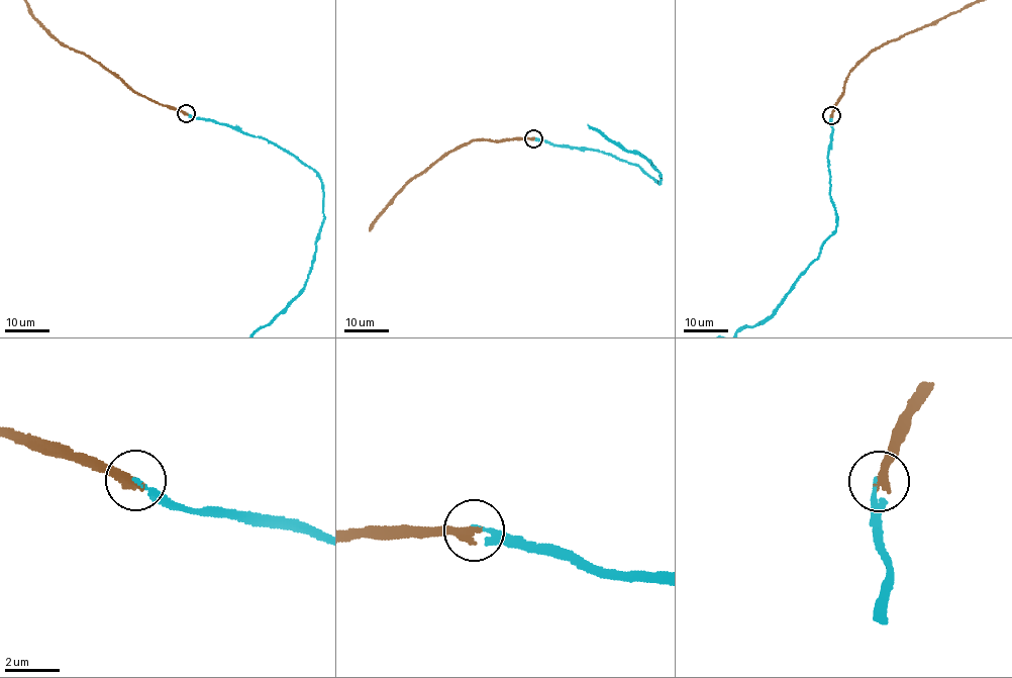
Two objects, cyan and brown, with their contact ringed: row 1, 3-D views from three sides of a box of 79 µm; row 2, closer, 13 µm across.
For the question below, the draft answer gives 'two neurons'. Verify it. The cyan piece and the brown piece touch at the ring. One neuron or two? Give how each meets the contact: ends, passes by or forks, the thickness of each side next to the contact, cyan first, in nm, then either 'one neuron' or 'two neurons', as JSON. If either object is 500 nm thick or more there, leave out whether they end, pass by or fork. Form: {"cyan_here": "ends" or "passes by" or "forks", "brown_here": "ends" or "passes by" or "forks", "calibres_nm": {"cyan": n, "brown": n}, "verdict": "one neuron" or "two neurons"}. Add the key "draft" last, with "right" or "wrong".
{"cyan_here": "ends", "brown_here": "ends", "calibres_nm": {"cyan": 150, "brown": 360}, "verdict": "one neuron", "draft": "wrong"}

